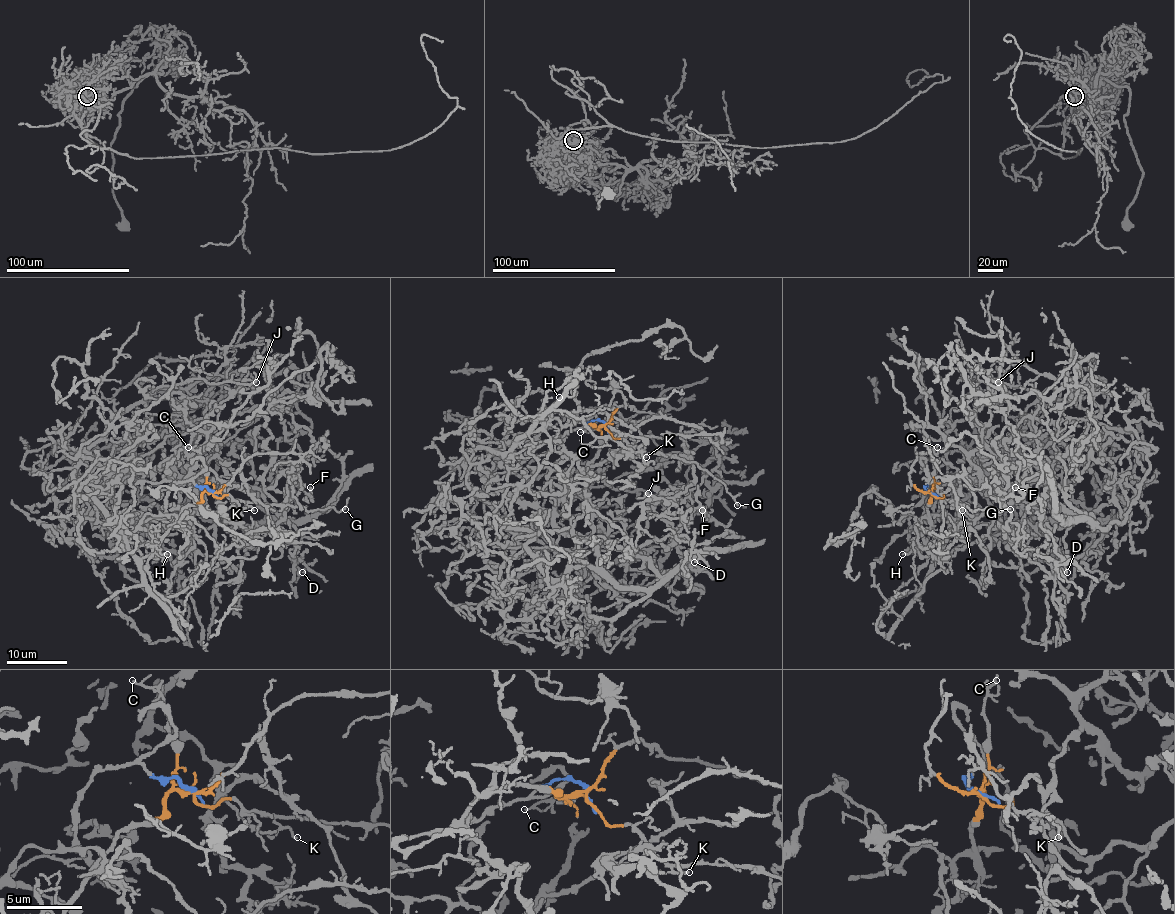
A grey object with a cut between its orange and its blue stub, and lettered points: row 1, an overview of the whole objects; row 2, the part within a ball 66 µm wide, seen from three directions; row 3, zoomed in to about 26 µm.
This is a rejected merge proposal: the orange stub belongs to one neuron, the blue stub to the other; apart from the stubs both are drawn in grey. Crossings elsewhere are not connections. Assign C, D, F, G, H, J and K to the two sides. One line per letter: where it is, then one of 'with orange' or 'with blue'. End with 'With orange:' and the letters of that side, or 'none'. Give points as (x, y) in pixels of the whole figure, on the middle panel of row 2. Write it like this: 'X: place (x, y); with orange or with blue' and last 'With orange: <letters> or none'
C: place (580, 432); with orange
D: place (694, 562); with blue
F: place (702, 510); with blue
G: place (737, 505); with orange
H: place (559, 397); with orange
J: place (648, 493); with blue
K: place (646, 457); with orange
With orange: C, G, H, K

